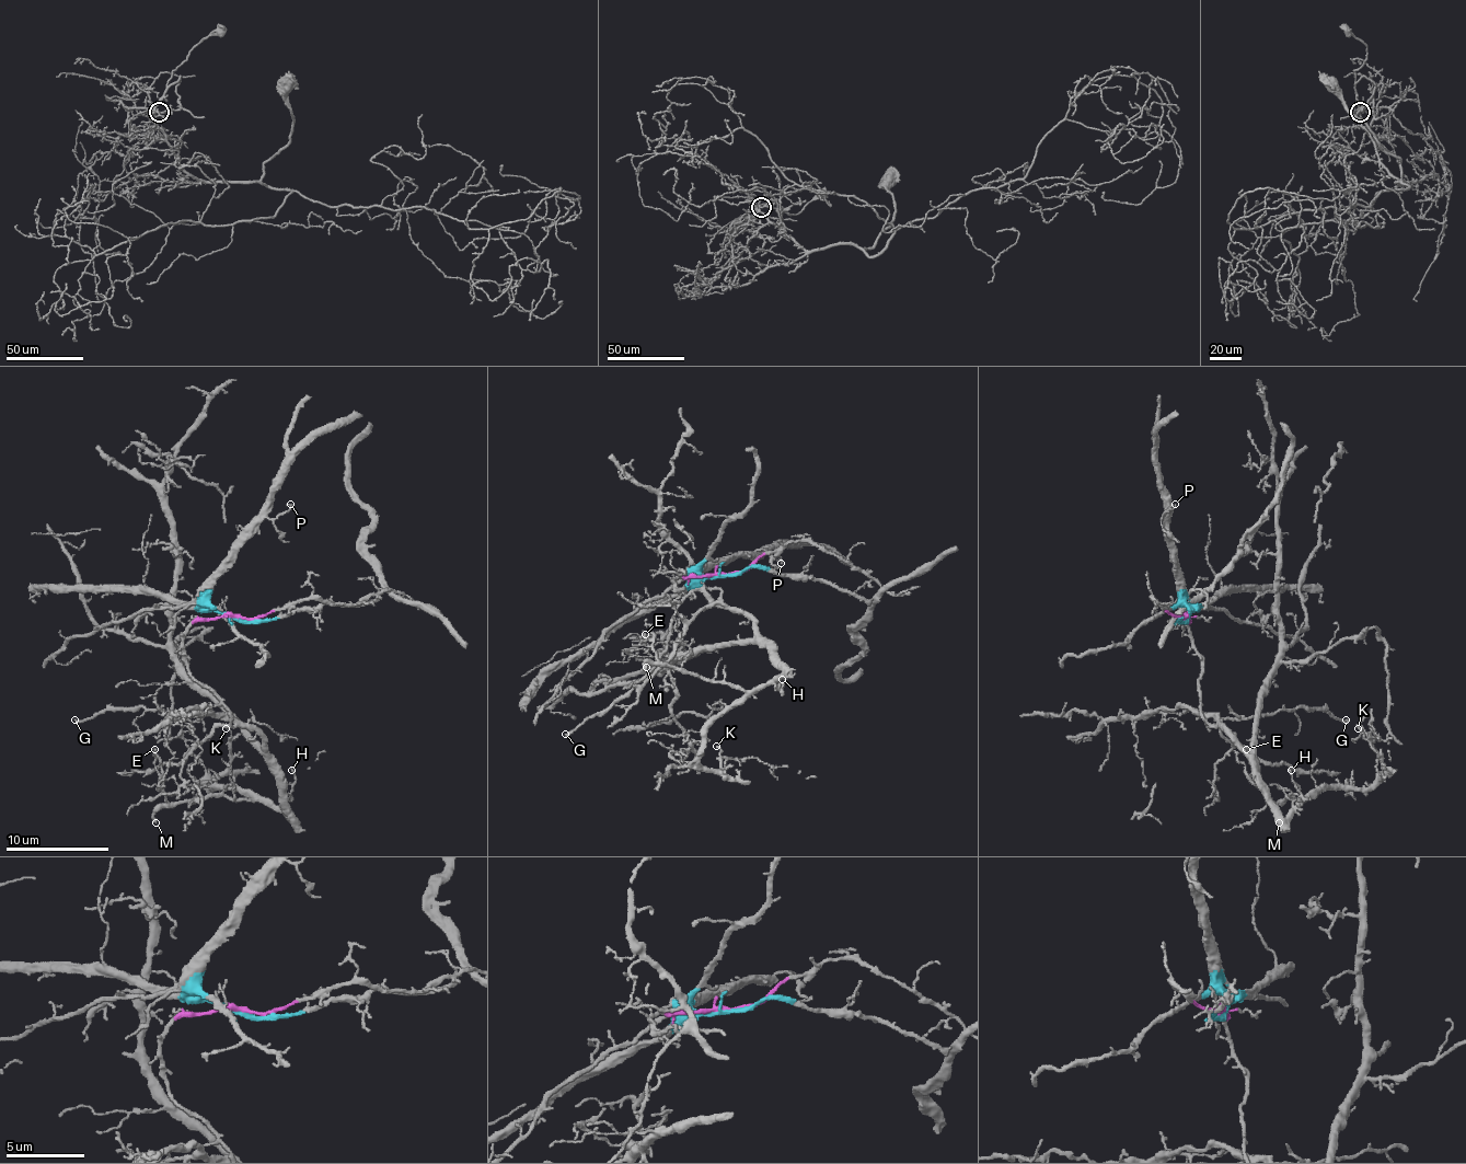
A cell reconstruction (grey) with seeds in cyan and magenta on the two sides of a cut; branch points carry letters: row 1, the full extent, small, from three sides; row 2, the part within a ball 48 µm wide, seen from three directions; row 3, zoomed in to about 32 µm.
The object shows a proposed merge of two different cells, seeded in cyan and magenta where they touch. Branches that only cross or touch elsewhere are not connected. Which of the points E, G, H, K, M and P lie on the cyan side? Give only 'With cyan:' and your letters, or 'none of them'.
With cyan: P

